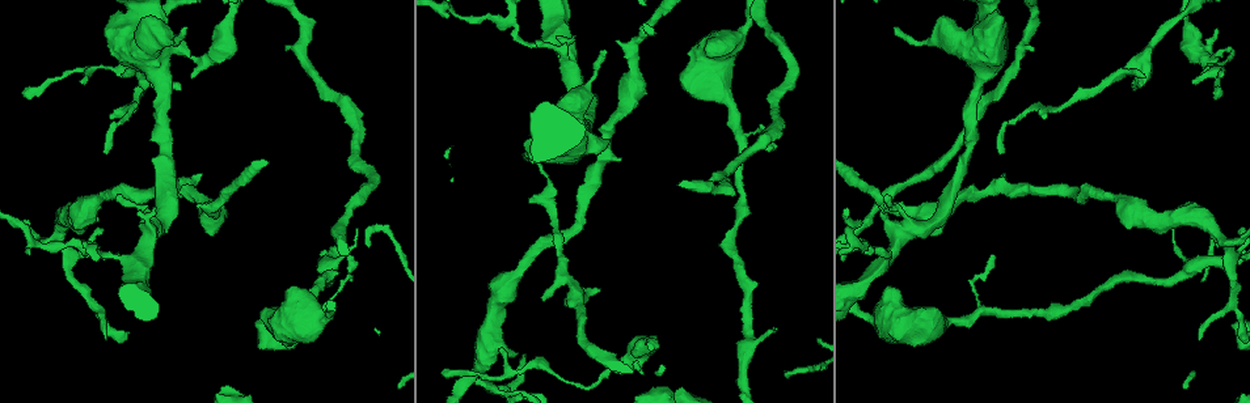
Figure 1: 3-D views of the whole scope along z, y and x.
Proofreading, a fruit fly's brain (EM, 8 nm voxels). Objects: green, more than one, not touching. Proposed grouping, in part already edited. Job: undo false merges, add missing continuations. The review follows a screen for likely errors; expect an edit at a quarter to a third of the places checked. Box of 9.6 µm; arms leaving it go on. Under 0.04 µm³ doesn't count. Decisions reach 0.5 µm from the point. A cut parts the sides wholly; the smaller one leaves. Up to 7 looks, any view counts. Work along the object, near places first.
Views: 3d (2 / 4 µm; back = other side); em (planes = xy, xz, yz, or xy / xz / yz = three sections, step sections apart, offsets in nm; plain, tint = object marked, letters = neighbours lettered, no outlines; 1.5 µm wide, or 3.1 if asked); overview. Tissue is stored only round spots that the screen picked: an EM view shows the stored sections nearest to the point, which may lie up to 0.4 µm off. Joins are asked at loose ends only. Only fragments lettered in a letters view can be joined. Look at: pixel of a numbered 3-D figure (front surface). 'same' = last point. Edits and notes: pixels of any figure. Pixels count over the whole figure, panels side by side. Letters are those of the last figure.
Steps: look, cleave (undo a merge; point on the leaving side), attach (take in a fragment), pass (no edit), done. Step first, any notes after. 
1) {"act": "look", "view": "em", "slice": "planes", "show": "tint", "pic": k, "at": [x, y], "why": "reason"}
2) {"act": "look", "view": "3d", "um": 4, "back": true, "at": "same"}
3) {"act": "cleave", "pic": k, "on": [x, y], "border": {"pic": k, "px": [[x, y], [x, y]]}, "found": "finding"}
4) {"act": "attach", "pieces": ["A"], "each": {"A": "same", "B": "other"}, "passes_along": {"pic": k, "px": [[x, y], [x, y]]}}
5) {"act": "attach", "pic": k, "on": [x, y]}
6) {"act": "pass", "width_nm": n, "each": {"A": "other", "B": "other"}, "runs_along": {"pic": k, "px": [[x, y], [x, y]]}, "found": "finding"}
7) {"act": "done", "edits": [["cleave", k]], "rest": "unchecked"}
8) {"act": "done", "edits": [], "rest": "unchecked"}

{"act": "look", "view": "3d", "um": 4, "back": true, "pic": 1, "at": [306, 22], "why": "abrupt turn"}

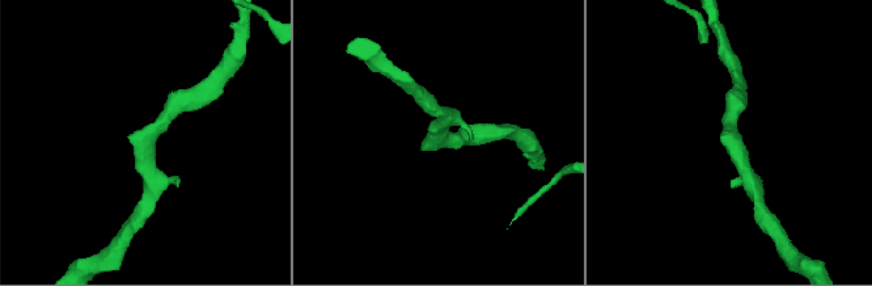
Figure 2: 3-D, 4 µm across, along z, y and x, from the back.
{"act": "look", "view": "em", "slice": "planes", "show": "letters", "pic": 2, "at": [438, 139], "arm_widths_nm": [220, 240]}

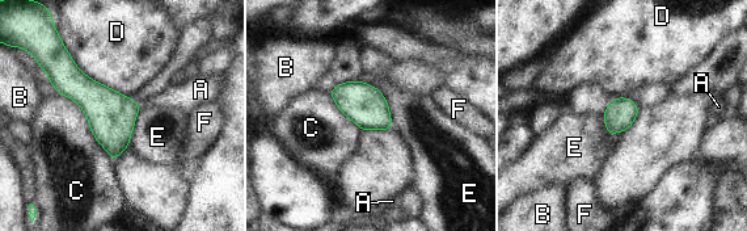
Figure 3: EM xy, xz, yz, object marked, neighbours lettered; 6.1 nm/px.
{"act": "pass", "width_nm": 180, "each": {"A": "other", "B": "other", "C": "other", "D": "other", "E": "other", "F": "other"}, "border": {"pic": 3, "px": [[57, 92], [79, 105], [113, 162]]}, "found": "one neuron here"}

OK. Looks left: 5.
{"act": "look", "view": "em", "slice": "planes", "show": "tint", "pic": 1, "at": [605, 51], "why": "tapers out"}

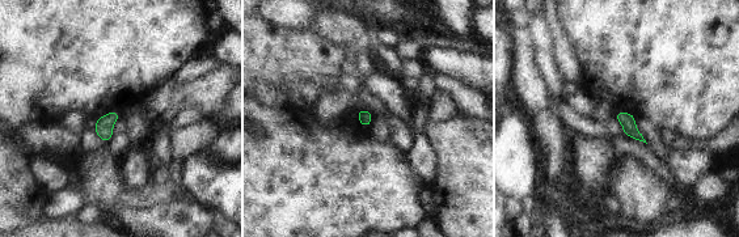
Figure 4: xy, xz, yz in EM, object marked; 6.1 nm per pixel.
{"act": "look", "view": "em", "slice": "planes", "show": "letters", "at": "same"}

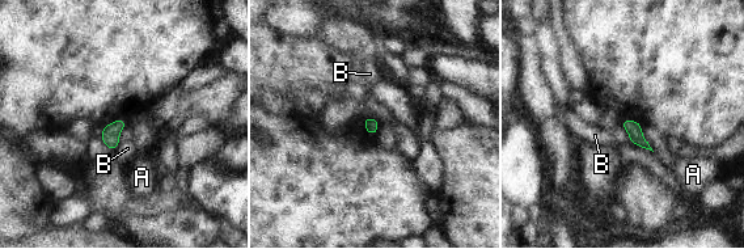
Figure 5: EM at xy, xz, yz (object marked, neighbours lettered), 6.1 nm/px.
{"act": "pass", "longest_contact_nm": ["B", 170], "each": {"A": "other", "B": "other"}, "border": {"pic": 5, "px": [[629, 142], [649, 148], [652, 152]]}, "found": "none of them fits"}

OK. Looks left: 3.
{"act": "look", "view": "3d", "um": 2, "pic": 1, "at": [156, 207], "why": "stops while still wide"}

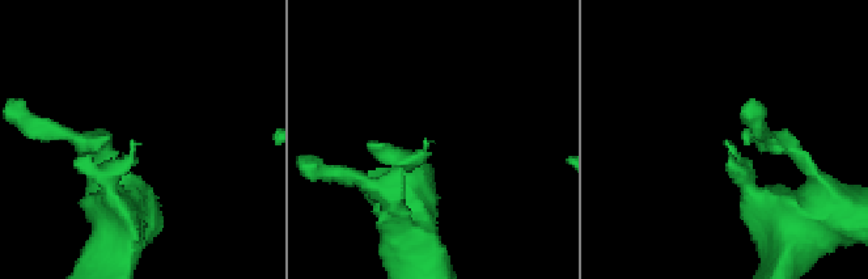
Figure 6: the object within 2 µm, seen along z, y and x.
{"act": "look", "view": "em", "slice": "planes", "show": "letters", "pic": 6, "at": [725, 140]}

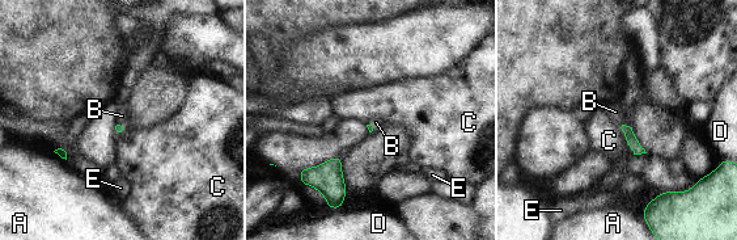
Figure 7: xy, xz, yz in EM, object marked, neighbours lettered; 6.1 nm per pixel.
{"act": "attach", "pieces": ["B"], "longest_contact_nm": ["C", 130], "each": {"A": "other", "B": "same", "C": "other", "D": "other", "E": "other"}, "found": "it goes on there"}

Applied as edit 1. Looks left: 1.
{"act": "done", "edits": [["attach", 7]], "rest": "unchecked"}

